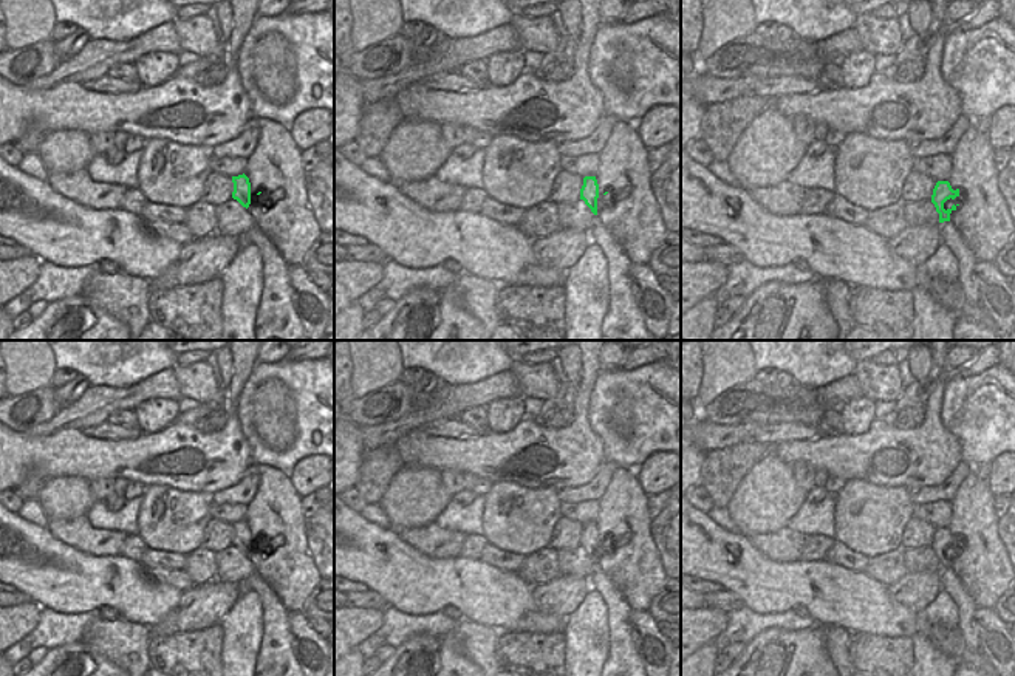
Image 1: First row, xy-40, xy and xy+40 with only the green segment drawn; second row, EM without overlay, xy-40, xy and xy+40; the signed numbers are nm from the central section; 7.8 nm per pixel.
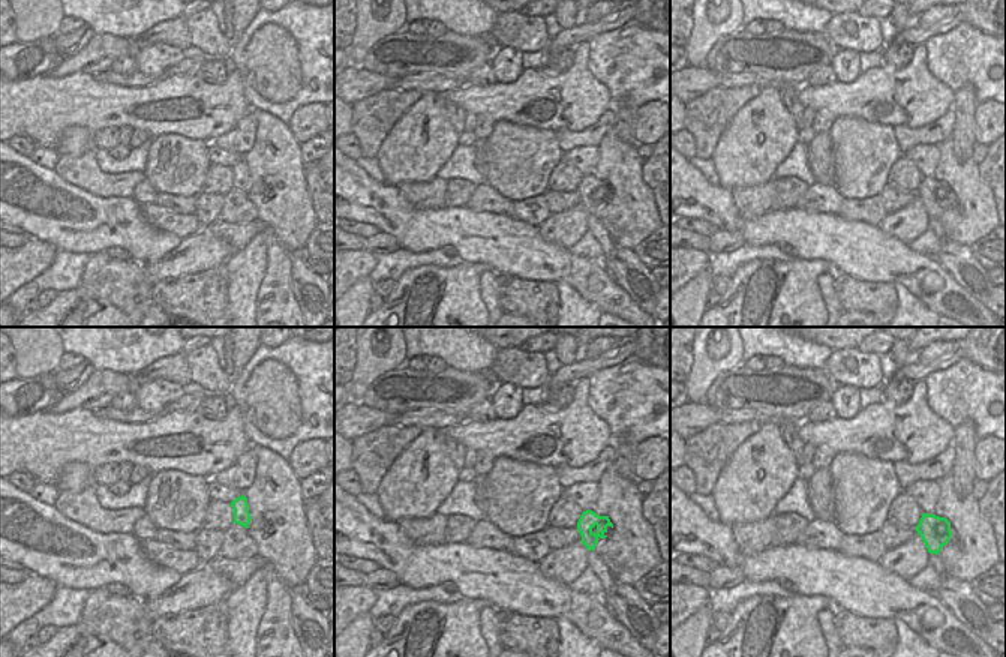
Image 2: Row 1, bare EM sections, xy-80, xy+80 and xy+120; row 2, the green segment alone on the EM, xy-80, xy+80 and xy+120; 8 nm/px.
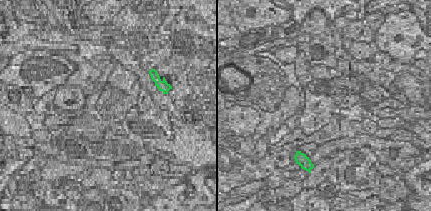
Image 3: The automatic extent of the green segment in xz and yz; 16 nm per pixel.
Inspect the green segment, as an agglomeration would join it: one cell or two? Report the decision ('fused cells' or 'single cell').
single cell

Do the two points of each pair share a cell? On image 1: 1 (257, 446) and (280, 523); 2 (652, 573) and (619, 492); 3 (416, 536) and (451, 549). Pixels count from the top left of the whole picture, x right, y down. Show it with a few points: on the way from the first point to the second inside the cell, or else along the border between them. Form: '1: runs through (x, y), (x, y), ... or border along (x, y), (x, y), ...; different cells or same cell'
1: border along (259, 464), (277, 467), (288, 477); different cells
2: runs through (638, 553), (638, 532), (625, 512); same cell
3: runs through (424, 539), (443, 543); same cell

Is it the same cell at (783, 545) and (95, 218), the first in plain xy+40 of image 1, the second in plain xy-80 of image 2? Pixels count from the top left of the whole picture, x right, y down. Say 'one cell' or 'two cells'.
two cells

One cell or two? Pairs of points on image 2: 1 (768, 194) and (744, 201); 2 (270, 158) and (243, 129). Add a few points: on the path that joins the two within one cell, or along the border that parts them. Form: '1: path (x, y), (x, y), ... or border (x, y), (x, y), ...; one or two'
1: path (762, 197), (750, 201); one
2: border (252, 111), (255, 123), (254, 144), (243, 155); two

